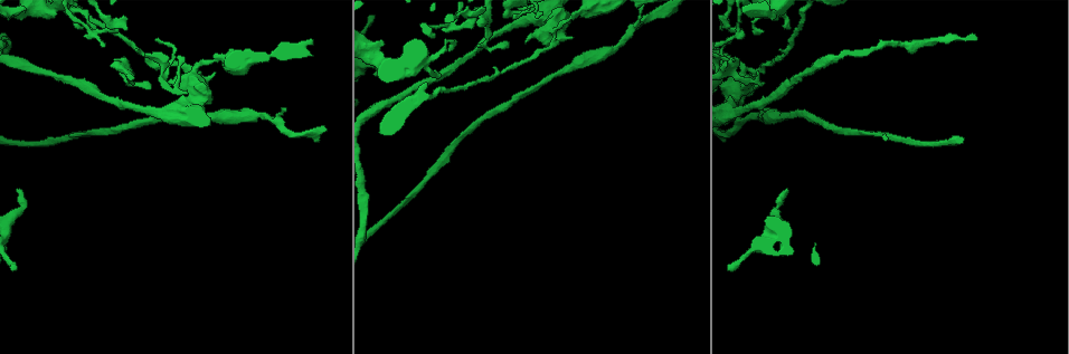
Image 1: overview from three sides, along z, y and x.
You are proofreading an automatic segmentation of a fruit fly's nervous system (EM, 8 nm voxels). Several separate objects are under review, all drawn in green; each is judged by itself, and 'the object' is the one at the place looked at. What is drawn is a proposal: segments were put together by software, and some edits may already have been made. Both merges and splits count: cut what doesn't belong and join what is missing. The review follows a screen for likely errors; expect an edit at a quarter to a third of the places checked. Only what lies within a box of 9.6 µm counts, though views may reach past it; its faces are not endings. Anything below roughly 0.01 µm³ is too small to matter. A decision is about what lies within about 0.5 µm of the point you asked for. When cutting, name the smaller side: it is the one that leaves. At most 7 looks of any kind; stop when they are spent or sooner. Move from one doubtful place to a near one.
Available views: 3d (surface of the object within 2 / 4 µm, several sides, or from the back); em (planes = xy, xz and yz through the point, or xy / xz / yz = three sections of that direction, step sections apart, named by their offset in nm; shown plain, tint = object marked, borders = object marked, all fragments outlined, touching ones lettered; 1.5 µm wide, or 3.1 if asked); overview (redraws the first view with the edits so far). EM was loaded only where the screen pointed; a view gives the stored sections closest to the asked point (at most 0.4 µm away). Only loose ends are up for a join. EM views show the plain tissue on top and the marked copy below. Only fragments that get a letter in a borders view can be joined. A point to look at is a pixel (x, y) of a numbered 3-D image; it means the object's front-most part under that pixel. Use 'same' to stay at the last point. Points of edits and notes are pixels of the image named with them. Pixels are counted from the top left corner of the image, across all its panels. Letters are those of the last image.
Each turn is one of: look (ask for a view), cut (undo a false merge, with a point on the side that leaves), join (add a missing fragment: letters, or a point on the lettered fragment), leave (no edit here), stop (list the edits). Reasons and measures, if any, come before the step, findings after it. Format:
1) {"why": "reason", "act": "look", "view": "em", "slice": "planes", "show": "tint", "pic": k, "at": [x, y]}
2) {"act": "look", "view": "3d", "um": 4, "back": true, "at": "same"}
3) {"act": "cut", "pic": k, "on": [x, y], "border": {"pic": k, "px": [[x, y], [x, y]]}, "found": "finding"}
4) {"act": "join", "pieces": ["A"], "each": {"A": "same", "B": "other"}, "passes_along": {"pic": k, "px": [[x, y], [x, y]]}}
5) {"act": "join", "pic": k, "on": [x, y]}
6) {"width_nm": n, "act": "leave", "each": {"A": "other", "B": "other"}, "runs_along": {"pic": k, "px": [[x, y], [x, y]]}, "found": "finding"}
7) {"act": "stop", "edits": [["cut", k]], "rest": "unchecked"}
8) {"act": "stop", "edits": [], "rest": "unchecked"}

{"why": "calibre changes", "act": "look", "view": "em", "slice": "planes", "show": "borders", "pic": 1, "at": [573, 65]}

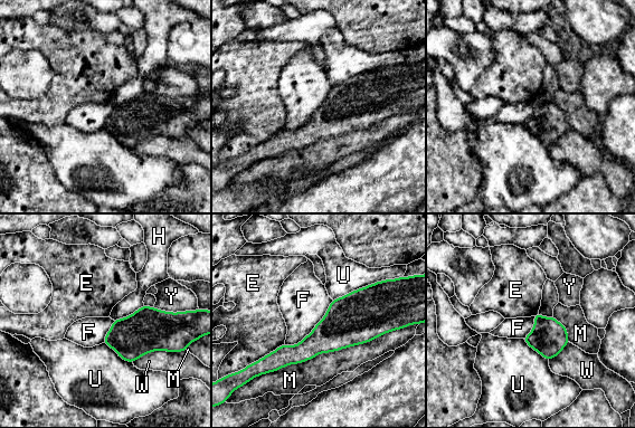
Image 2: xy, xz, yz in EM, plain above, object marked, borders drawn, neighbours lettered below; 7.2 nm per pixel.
{"act": "leave", "each": {"E": "other", "F": "other", "H": "other", "M": "other", "U": "other", "W": "other", "Y": "other"}, "border": {"pic": 2, "px": [[332, 300], [307, 334], [285, 344]]}, "found": "one neuron here"}

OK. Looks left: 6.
{"why": "branch stops here", "act": "look", "view": "em", "slice": "planes", "show": "tint", "pic": 1, "at": [17, 190]}

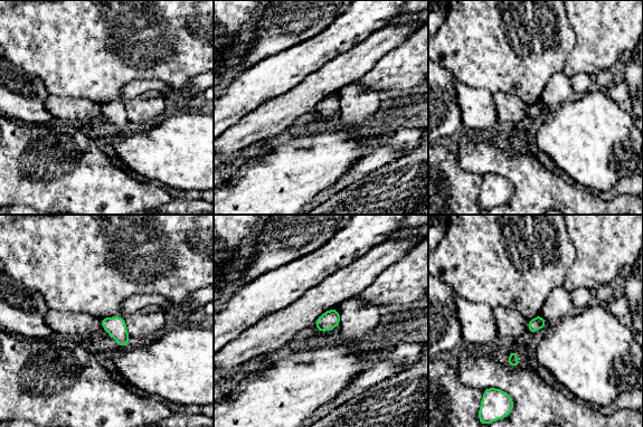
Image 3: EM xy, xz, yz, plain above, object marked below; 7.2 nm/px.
{"act": "look", "view": "em", "slice": "planes", "show": "borders", "at": "same"}

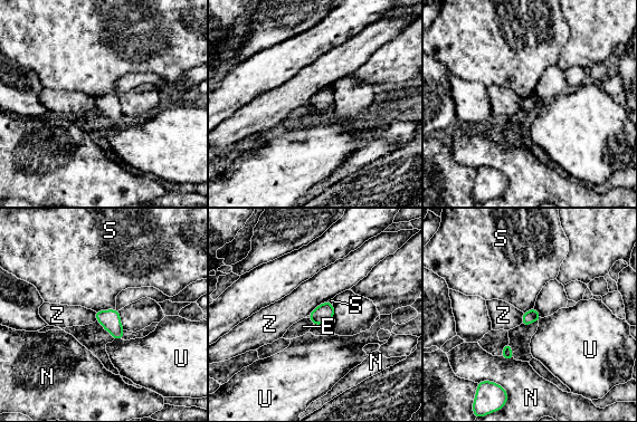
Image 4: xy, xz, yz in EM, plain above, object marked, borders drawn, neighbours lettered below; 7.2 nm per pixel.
{"longest_contact_nm": ["Z", 190], "act": "leave", "each": {"E": "other", "N": "other", "S": "other", "U": "other", "Z": "other"}, "found": "no lettered fragment goes on from it"}

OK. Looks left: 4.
{"why": "sharp bend", "act": "look", "view": "3d", "um": 2, "pic": 1, "at": [468, 21]}

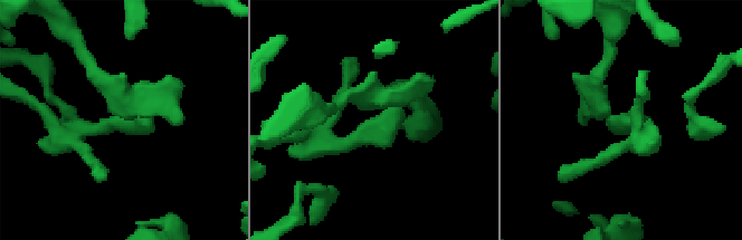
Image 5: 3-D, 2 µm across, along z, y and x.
{"act": "look", "view": "em", "slice": "xy", "step": 4, "show": "borders", "pic": 5, "at": [128, 118]}

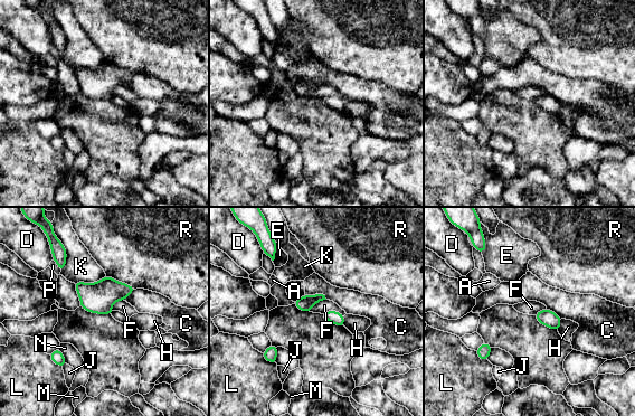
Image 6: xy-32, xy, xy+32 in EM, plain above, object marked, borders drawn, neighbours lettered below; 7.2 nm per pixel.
{"act": "leave", "each": {"A": "other", "C": "other", "D": "other", "E": "other", "F": "other", "H": "other", "J": "other", "K": "other", "L": "other", "M": "other", "N": "other", "P": "other", "R": "other"}, "border": {"pic": 6, "px": [[58, 348], [67, 364]]}, "found": "all the same neuron"}

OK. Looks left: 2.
{"act": "stop", "edits": [], "rest": "unchecked"}

